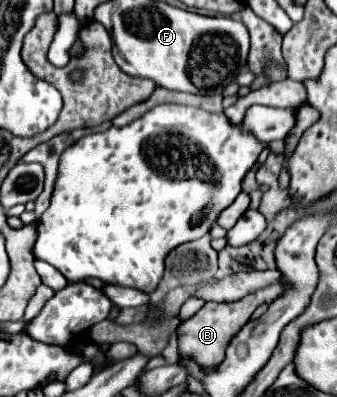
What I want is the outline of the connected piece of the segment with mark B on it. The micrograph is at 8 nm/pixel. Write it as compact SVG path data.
M274 283L268 289L260 289L260 291L256 291L252 295L246 295L244 299L234 301L234 303L208 301L198 313L194 313L188 319L182 319L178 329L176 329L180 359L194 359L204 369L216 367L218 363L224 361L224 353L226 353L226 347L230 345L230 339L238 333L238 329L242 329L242 325L250 319L254 309L262 303L272 303L274 299L278 299L282 295L282 291L284 291L284 285Z

